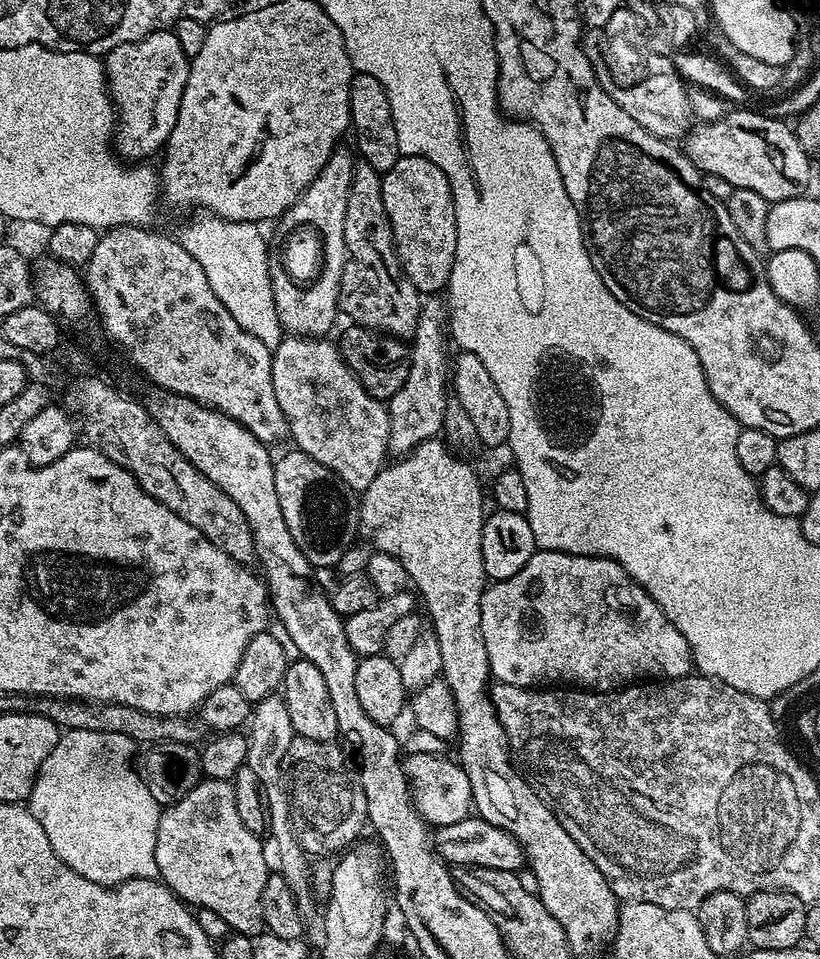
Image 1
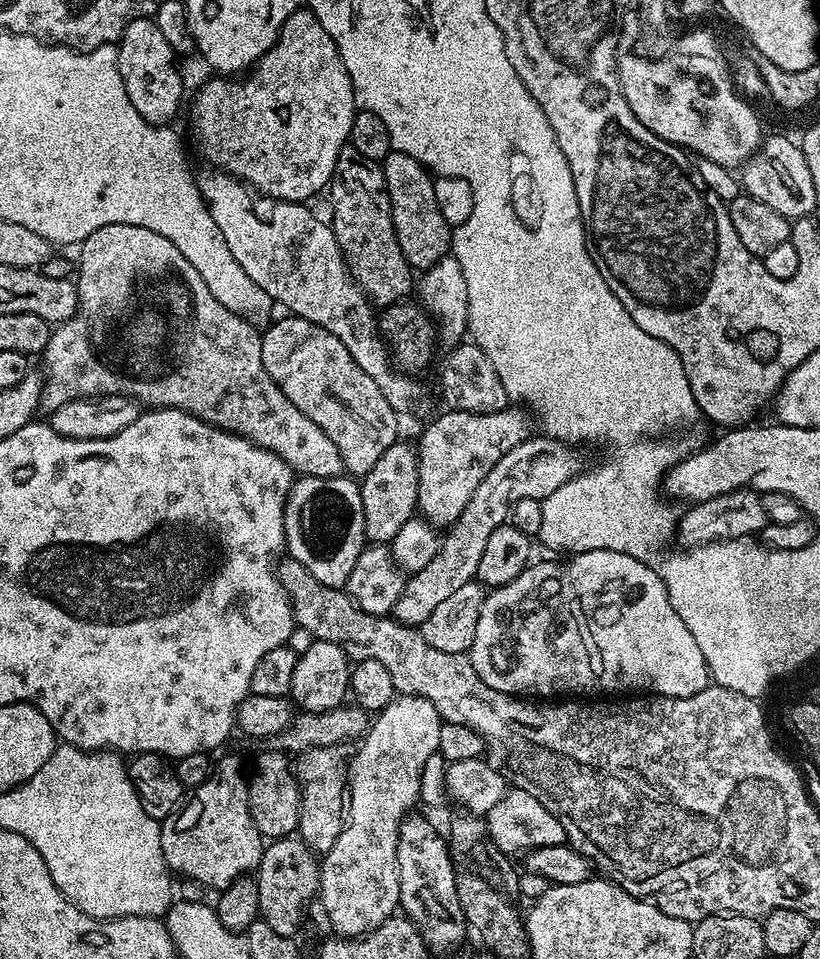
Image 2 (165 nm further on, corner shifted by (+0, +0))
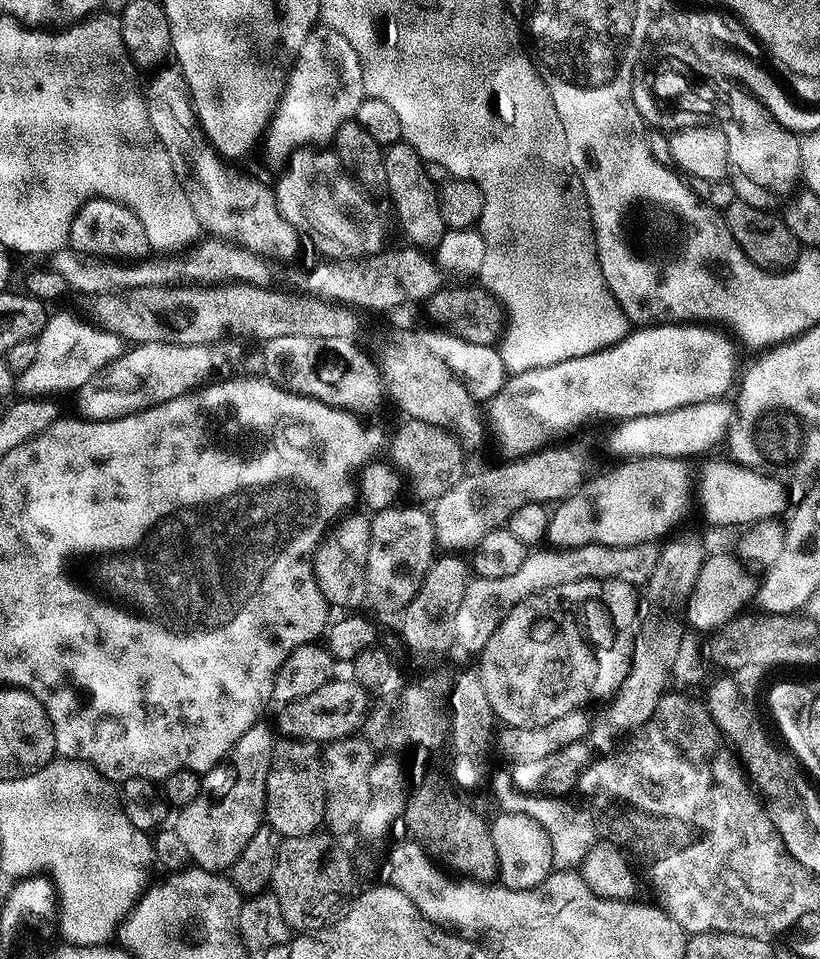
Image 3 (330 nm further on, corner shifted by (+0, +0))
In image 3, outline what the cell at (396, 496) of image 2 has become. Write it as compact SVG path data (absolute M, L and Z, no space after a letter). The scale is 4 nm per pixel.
M412 418L402 422L390 440L389 461L403 476L411 494L418 499L415 501L422 504L434 502L466 474L464 449L450 431Z

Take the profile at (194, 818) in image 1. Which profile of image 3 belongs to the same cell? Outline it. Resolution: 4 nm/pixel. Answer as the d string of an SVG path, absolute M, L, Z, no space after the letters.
M267 723L250 726L238 742L234 742L228 755L206 773L200 781L200 793L190 806L179 809L174 829L183 845L189 851L191 863L208 872L223 873L231 869L232 864L242 854L242 849L250 838L265 823L264 799L266 798L266 774L274 732Z

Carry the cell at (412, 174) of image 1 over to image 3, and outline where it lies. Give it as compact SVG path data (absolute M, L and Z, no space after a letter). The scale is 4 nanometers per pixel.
M389 144L384 148L384 165L386 166L386 182L383 187L392 199L392 208L396 211L396 220L404 231L409 245L421 250L435 250L446 231L445 224L436 205L434 183L428 177L429 169L425 161L408 144Z

